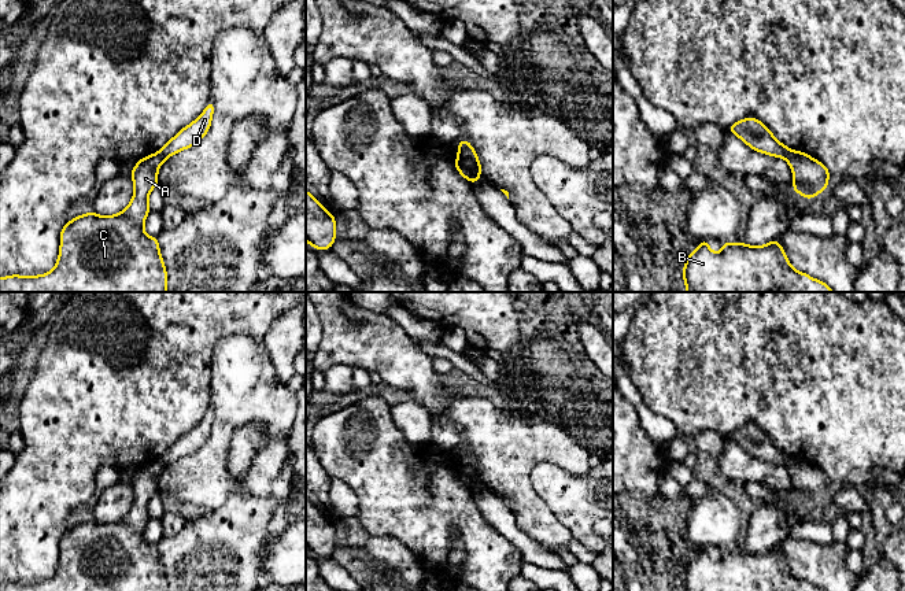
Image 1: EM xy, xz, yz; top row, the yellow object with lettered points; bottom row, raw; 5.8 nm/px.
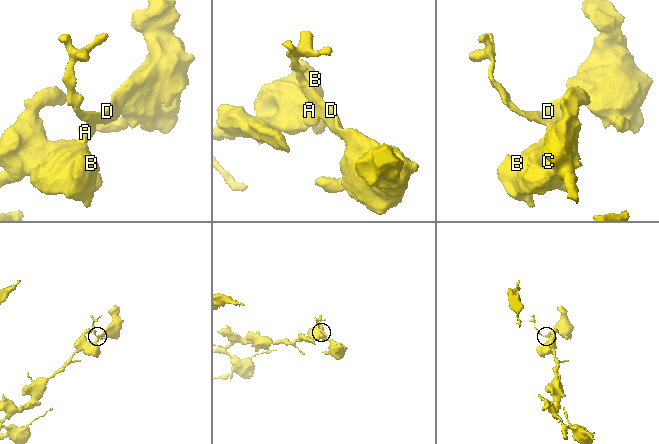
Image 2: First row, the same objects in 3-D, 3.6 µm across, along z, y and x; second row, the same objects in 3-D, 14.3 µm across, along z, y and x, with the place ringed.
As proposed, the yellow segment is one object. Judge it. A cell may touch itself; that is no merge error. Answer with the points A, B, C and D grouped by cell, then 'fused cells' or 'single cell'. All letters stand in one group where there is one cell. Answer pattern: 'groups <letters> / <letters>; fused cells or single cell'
groups A B C / D; fused cells

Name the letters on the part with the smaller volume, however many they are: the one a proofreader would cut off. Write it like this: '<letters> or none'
D

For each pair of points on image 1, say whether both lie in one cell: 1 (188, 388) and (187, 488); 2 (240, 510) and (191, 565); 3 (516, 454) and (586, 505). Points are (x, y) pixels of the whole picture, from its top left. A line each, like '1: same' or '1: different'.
1: different
2: same
3: different

